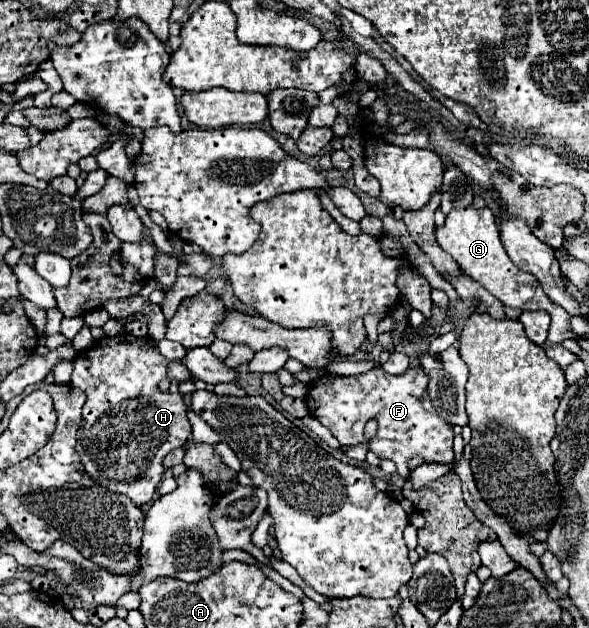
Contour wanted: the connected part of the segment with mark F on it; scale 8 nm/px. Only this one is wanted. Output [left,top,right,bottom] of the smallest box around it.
[307,366,453,478]

